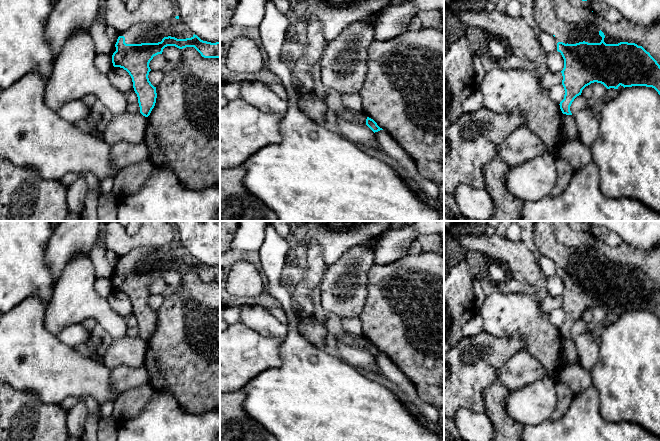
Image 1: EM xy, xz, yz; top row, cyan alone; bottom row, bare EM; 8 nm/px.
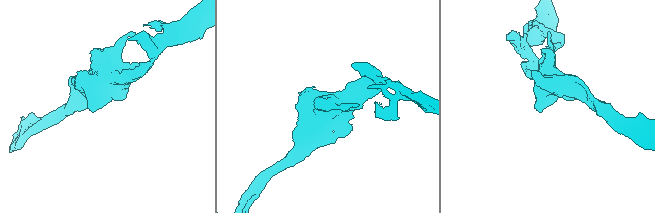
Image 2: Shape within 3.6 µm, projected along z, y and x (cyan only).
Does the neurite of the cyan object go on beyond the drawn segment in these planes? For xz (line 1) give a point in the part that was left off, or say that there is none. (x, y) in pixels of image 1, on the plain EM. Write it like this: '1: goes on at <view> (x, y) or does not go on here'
1: does not go on here

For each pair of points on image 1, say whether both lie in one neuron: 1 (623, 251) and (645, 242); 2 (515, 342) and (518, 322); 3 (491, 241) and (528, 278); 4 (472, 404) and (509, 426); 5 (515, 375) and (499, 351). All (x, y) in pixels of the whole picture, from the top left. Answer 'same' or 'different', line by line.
1: different
2: different
3: same
4: different
5: different

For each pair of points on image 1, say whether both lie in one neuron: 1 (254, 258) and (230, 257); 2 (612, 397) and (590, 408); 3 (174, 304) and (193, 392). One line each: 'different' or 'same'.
1: same
2: different
3: same

